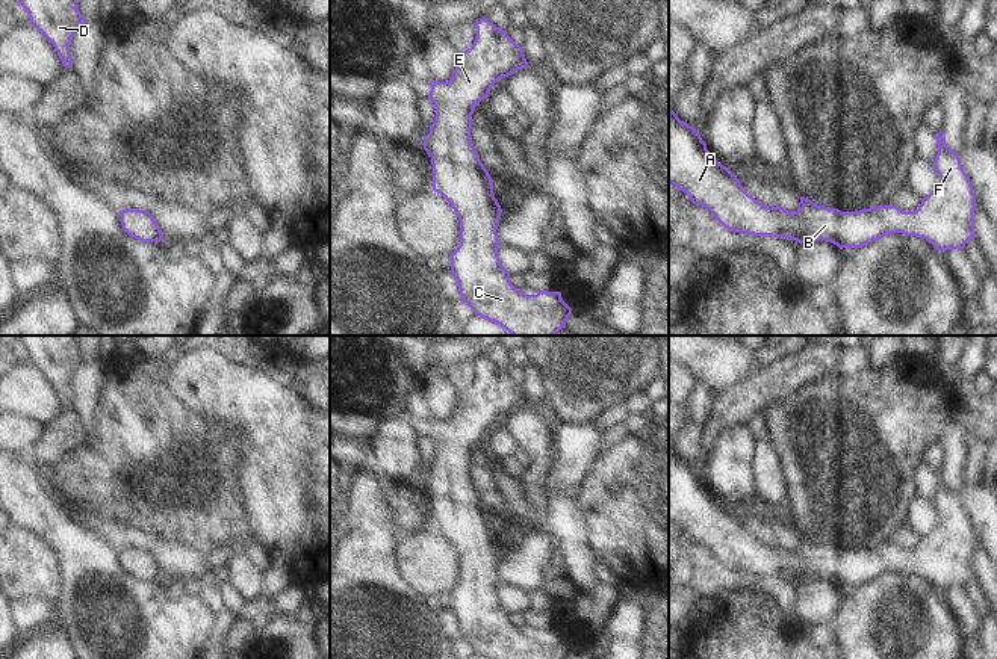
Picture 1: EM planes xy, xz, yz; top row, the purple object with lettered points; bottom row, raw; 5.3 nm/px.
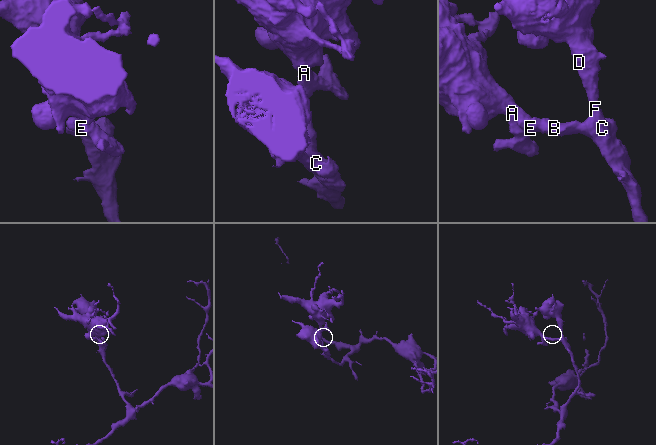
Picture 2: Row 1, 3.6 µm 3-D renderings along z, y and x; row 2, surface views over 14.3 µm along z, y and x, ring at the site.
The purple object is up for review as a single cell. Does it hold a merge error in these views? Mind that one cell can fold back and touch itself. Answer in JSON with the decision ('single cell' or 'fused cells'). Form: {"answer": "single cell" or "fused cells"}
{"answer": "single cell"}

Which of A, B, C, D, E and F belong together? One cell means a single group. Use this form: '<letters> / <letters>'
A B C D E F

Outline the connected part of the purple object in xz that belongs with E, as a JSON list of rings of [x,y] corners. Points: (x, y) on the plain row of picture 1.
[[[487,357],[475,361],[477,375],[472,385],[457,391],[457,405],[448,420],[433,419],[428,437],[436,446],[436,459],[424,479],[424,488],[431,496],[433,529],[440,532],[454,547],[460,559],[460,583],[451,592],[451,611],[457,617],[461,638],[487,659],[567,659],[572,647],[563,639],[561,630],[542,629],[525,633],[511,623],[510,611],[498,594],[498,562],[502,547],[495,537],[489,509],[481,502],[472,482],[472,452],[481,438],[487,437],[492,425],[502,416],[526,407],[523,387],[505,369]]]

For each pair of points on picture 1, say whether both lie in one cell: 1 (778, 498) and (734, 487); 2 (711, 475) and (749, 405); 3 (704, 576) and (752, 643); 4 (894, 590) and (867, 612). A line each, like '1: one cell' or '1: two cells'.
1: two cells
2: two cells
3: two cells
4: one cell

